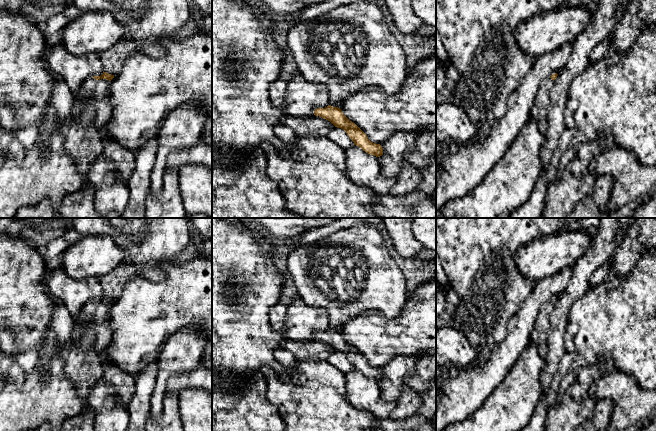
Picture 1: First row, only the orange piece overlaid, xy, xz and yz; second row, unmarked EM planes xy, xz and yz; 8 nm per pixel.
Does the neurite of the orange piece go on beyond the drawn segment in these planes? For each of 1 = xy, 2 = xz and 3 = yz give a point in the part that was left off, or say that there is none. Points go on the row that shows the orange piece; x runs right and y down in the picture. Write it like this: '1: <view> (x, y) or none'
1: xy (95, 92)
2: none
3: yz (539, 110)

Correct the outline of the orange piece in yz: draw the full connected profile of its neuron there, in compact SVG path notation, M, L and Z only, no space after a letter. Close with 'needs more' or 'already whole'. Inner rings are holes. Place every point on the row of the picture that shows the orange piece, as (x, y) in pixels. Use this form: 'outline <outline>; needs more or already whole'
outline M557 73L552 74L541 83L535 98L535 103L531 109L531 118L537 121L542 134L545 134L548 129L547 109L550 105L550 91L557 76Z; needs more

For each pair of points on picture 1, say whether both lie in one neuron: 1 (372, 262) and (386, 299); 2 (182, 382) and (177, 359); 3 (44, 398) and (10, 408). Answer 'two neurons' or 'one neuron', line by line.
1: one neuron
2: two neurons
3: one neuron

